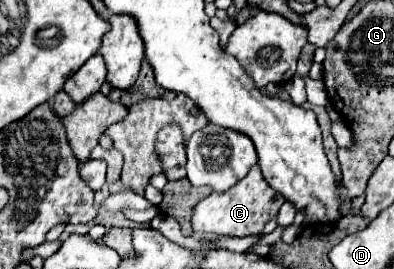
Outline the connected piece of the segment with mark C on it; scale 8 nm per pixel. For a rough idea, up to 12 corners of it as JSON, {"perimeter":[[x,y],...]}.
{"perimeter":[[259,164],[193,210],[193,230],[261,234],[283,196]]}

